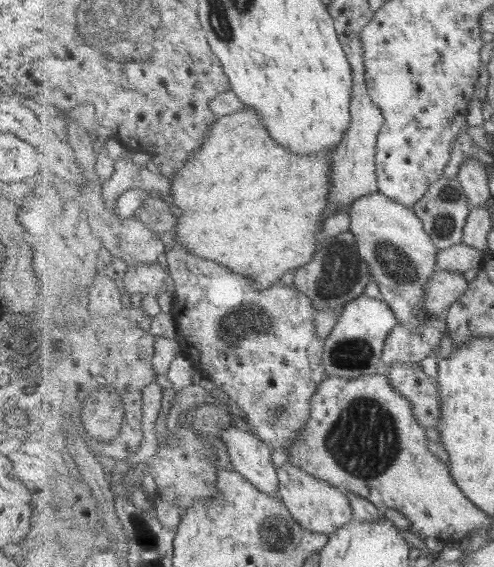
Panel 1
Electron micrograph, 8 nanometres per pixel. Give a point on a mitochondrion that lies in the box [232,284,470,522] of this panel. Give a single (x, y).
(363, 440)

